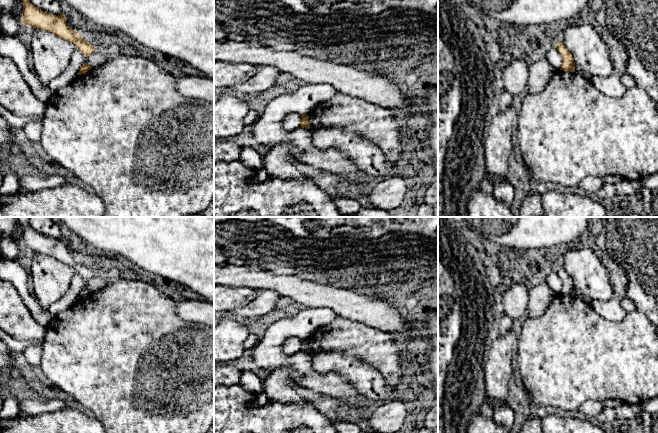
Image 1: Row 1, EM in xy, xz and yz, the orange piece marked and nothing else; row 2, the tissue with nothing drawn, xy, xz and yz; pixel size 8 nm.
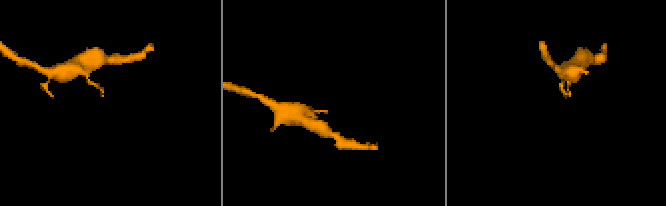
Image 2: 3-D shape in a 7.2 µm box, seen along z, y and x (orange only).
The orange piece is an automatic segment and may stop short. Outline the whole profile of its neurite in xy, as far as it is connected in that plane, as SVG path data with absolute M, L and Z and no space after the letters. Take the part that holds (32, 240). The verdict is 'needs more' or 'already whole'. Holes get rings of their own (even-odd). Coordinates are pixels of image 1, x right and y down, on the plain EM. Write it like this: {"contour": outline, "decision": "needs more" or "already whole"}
{"contour": "M29 217L14 218L16 218L24 228L21 239L21 246L24 249L49 255L61 263L74 267L85 281L90 280L94 276L95 271L93 269L67 250L66 238L56 240L42 235L29 226Z", "decision": "already whole"}

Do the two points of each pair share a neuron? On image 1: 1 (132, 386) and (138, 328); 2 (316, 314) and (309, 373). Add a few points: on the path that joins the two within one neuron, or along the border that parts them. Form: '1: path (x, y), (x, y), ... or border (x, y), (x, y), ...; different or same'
1: path (132, 372), (132, 342); same
2: path (296, 325), (279, 339), (279, 352), (289, 360); same

